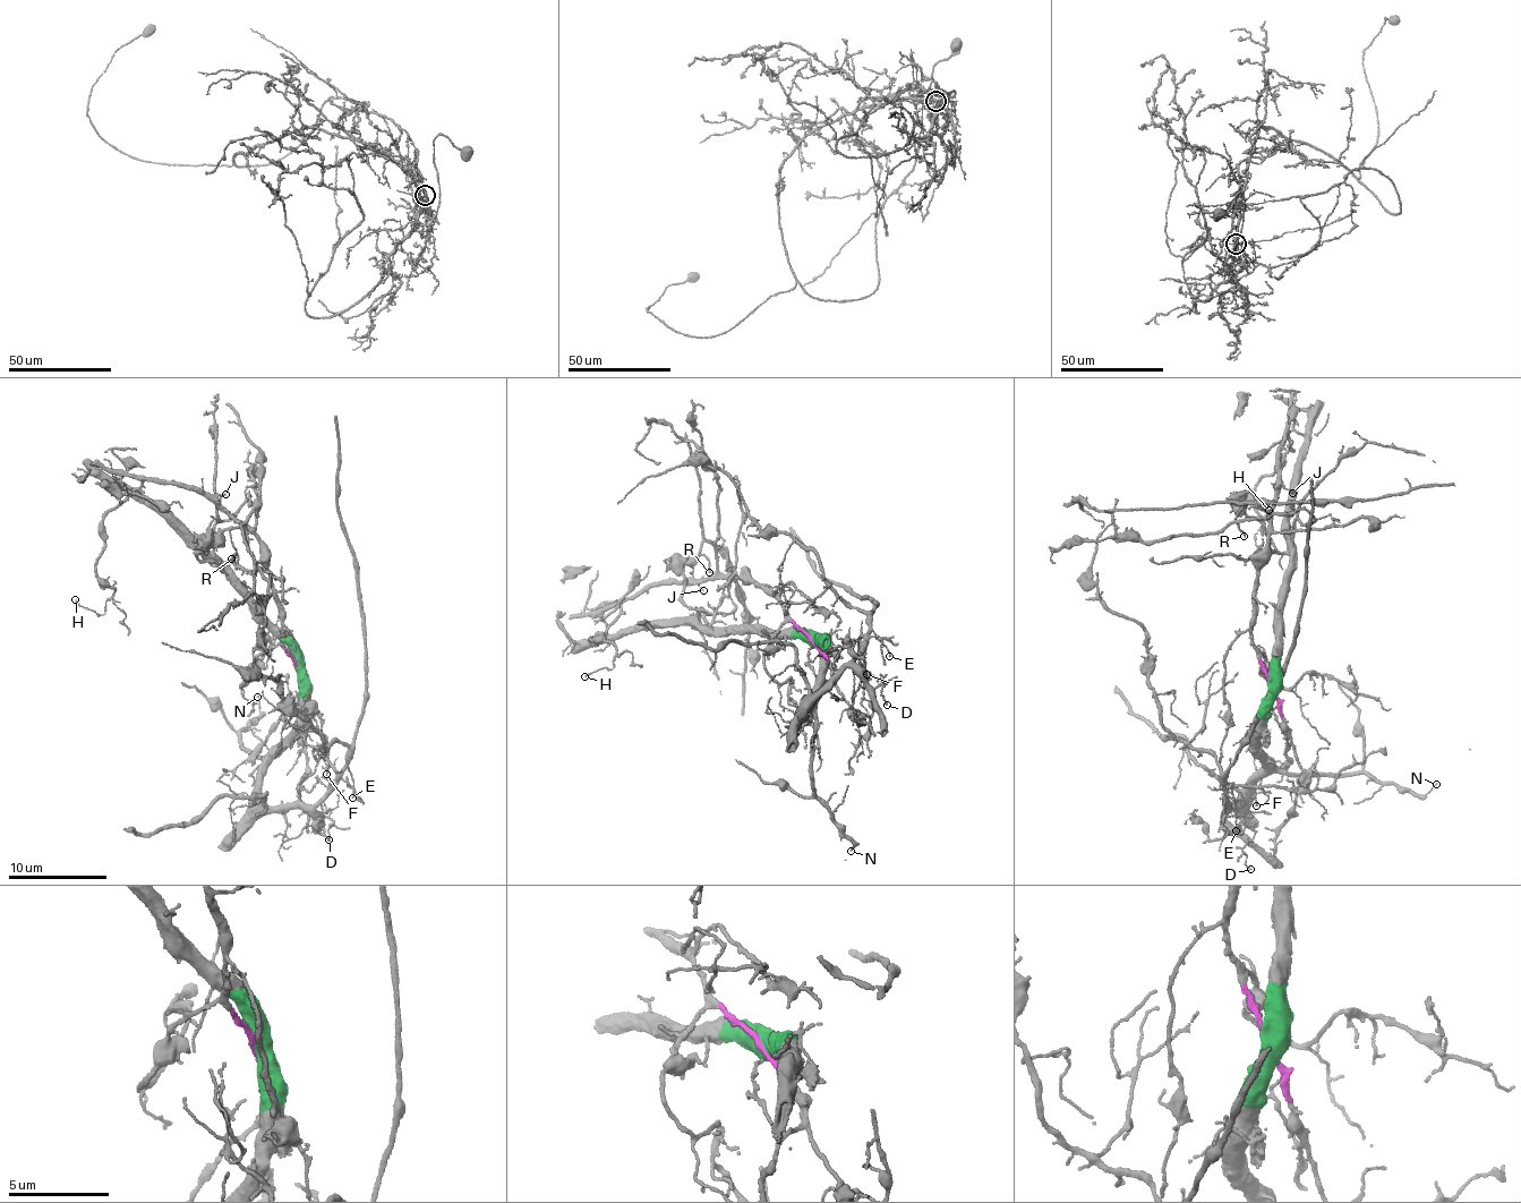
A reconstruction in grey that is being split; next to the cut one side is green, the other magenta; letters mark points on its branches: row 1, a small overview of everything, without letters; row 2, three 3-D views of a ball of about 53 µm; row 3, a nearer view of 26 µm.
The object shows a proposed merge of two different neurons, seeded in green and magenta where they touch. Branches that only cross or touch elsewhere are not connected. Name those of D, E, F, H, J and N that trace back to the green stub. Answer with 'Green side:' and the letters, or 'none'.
Green side: D, E, F, N

